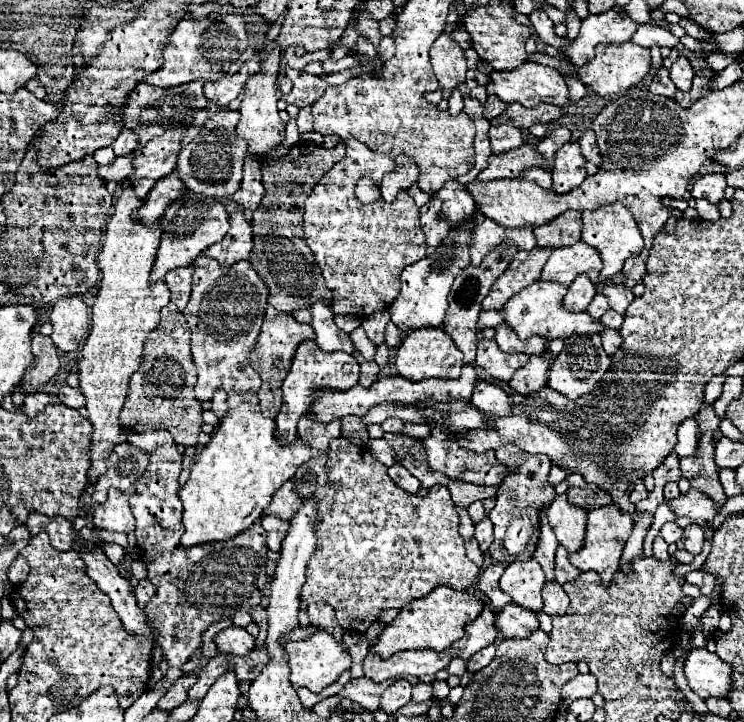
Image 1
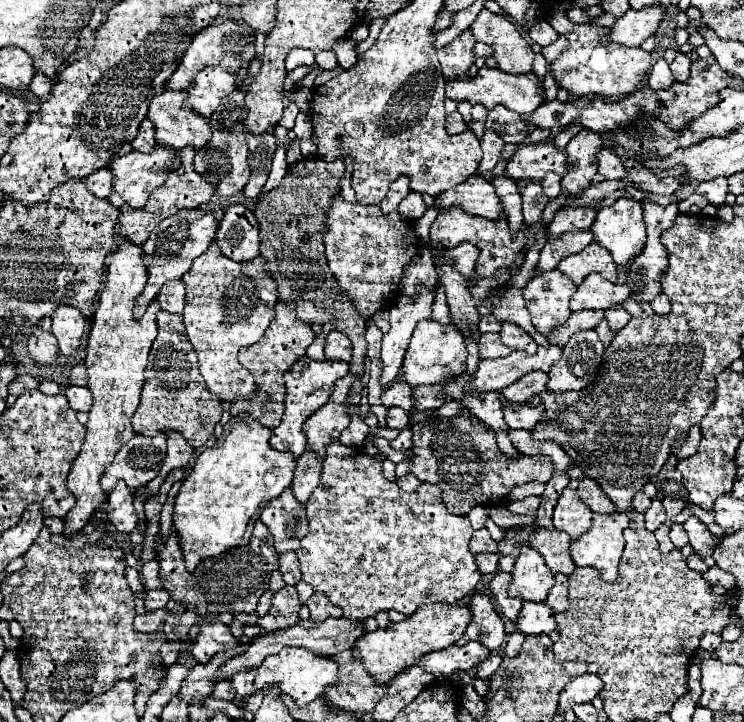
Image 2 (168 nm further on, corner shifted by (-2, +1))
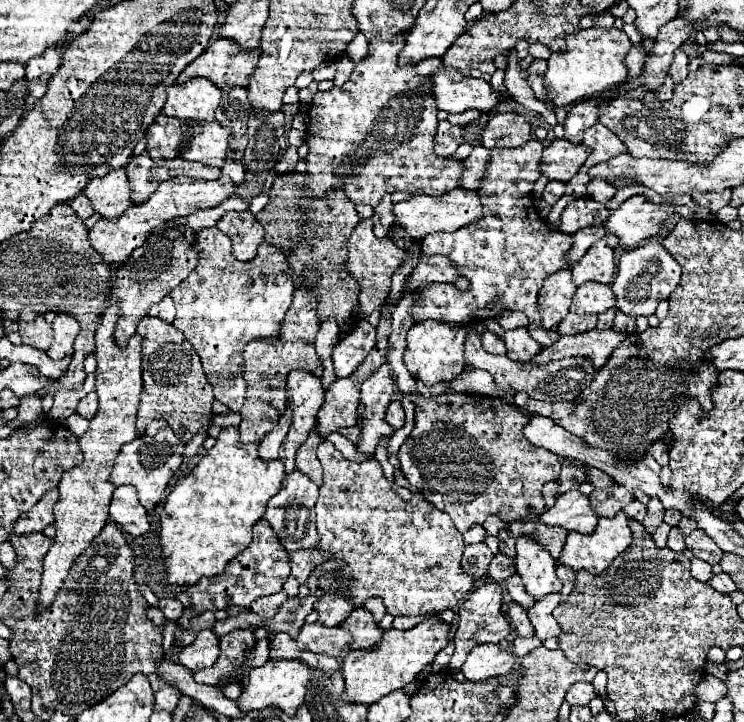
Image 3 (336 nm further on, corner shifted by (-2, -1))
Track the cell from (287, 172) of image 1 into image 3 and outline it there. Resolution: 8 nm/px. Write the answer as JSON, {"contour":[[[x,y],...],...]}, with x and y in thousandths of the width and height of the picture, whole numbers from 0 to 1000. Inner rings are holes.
{"contour":[[[387,238],[371,244],[363,260],[363,277],[355,291],[344,296],[344,305],[358,319],[358,338],[379,343],[387,352],[392,388],[398,399],[419,404],[427,416],[427,440],[435,446],[444,438],[454,443],[457,457],[476,457],[470,438],[481,424],[481,393],[465,380],[465,335],[478,307],[484,305],[476,283],[462,263],[441,263],[433,274],[409,271],[409,252],[414,241]]]}

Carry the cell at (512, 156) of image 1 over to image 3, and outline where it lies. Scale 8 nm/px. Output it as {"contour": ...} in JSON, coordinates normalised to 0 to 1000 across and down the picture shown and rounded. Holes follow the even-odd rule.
{"contour":[[[745,194],[739,197],[739,202],[731,205],[726,222],[726,238],[739,249],[763,252],[785,227],[790,213],[793,208],[788,208],[782,199],[774,202],[766,199],[763,194]]]}

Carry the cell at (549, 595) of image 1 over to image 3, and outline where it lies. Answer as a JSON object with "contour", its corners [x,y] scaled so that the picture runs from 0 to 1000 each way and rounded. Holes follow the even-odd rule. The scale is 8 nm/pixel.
{"contour":[[[750,781],[747,795],[750,795],[750,801],[755,803],[753,825],[755,825],[755,831],[761,831],[761,828],[763,828],[763,823],[766,823],[766,817],[769,817],[769,812],[772,812],[772,798],[774,798],[774,795],[772,795],[763,784],[758,784],[758,781]]]}

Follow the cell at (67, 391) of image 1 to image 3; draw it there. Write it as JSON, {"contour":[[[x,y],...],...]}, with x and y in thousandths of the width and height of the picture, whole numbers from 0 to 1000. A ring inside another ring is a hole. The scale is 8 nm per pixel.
{"contour":[[[121,543],[118,548],[113,548],[108,557],[105,557],[105,565],[102,565],[102,571],[108,573],[108,576],[113,576],[113,579],[126,579],[126,573],[129,573],[129,565],[132,565],[132,551],[129,551],[129,543]]]}

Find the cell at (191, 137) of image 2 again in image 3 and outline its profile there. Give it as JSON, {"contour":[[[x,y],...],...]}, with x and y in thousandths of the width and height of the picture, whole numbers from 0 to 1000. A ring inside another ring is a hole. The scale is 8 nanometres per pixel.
{"contour":[[[290,166],[288,169],[255,169],[258,188],[250,202],[242,202],[242,216],[247,222],[280,227],[296,233],[304,219],[306,188],[309,183],[298,177]]]}

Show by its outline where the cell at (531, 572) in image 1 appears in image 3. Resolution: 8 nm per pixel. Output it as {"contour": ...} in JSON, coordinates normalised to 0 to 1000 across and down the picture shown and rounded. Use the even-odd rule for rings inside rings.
{"contour":[[[704,742],[694,748],[694,789],[704,803],[707,820],[718,831],[753,820],[755,814],[742,770],[723,751]]]}

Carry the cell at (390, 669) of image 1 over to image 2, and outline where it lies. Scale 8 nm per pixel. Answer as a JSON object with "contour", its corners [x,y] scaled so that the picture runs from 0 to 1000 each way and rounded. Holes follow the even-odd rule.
{"contour":[[[629,889],[626,895],[605,895],[589,903],[573,906],[562,922],[573,925],[589,939],[602,939],[613,928],[632,928],[642,920],[648,920],[659,909],[659,900],[642,889]]]}

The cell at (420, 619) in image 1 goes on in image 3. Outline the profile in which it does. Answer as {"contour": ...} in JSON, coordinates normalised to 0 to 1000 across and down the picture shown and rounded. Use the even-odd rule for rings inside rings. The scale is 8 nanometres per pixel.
{"contour":[[[575,853],[551,873],[532,873],[532,870],[516,873],[511,889],[505,889],[497,898],[470,900],[460,917],[460,936],[465,945],[462,956],[465,972],[481,972],[495,978],[508,972],[527,956],[535,956],[548,945],[554,945],[562,936],[562,931],[567,931],[567,925],[575,922],[583,914],[583,909],[602,895],[605,873],[608,864],[591,859],[589,853]]]}

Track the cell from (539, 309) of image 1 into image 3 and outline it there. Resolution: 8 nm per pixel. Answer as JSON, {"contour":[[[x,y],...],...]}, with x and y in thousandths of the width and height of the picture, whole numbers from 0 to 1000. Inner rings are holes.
{"contour":[[[750,374],[739,380],[723,404],[723,432],[728,438],[731,457],[750,452],[766,429],[774,393],[769,391],[766,374]]]}

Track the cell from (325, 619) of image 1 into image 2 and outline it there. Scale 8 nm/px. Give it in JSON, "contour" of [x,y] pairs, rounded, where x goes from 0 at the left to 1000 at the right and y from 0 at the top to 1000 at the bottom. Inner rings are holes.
{"contour":[[[422,820],[422,823],[414,828],[411,839],[417,842],[417,850],[419,850],[419,856],[422,856],[425,861],[433,861],[433,859],[438,859],[438,856],[444,856],[444,853],[460,853],[460,845],[457,845],[454,839],[444,837],[444,831],[441,831],[433,820]]]}

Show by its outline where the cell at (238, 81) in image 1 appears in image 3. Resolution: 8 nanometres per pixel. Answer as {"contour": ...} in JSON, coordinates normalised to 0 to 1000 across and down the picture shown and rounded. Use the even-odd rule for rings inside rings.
{"contour":[[[258,108],[247,116],[234,116],[226,125],[220,158],[239,166],[288,166],[298,125],[277,108]]]}

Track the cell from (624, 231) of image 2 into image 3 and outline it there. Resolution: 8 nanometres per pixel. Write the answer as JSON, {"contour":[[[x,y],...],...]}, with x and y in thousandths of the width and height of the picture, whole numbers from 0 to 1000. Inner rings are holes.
{"contour":[[[849,271],[817,299],[812,313],[831,330],[836,343],[852,343],[863,332],[882,327],[906,294],[917,302],[933,302],[933,294],[922,285],[882,285],[866,271]]]}

